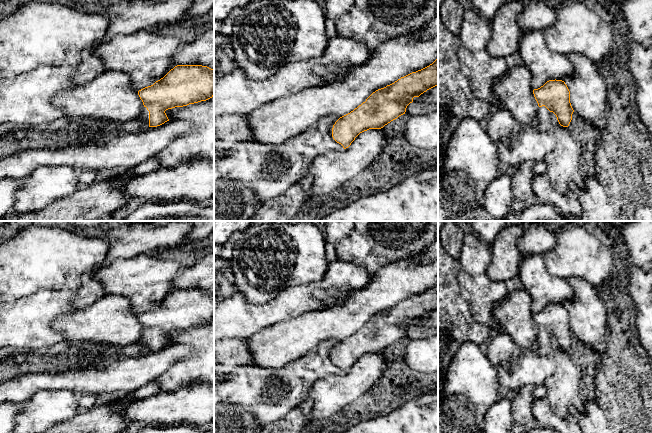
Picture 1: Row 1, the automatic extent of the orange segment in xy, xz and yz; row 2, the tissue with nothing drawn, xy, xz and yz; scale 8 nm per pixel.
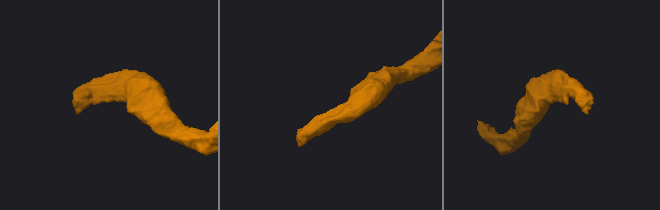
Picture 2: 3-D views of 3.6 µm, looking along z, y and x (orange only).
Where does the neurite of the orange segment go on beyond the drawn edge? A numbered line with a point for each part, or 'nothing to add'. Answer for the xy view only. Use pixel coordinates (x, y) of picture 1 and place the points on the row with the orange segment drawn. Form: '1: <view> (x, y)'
1: xy (144, 116)

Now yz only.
1: yz (543, 118)

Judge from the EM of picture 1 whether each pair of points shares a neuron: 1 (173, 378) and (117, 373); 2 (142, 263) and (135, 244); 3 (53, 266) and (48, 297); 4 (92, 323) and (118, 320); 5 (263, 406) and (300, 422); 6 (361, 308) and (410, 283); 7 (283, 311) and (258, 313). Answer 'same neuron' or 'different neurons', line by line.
1: same neuron
2: different neurons
3: different neurons
4: same neuron
5: different neurons
6: same neuron
7: same neuron

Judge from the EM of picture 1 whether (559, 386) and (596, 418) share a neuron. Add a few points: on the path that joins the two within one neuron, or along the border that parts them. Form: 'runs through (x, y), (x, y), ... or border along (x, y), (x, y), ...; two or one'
border along (585, 403), (581, 412), (571, 408), (569, 414); two

